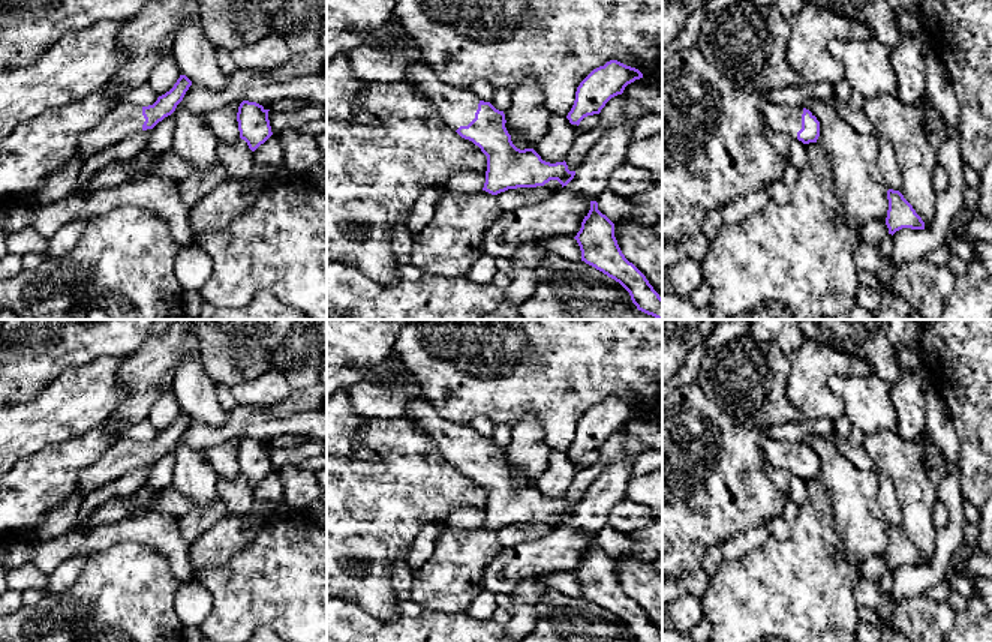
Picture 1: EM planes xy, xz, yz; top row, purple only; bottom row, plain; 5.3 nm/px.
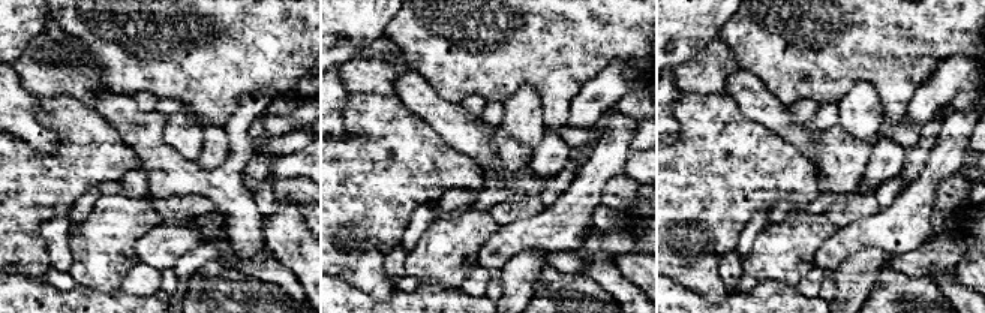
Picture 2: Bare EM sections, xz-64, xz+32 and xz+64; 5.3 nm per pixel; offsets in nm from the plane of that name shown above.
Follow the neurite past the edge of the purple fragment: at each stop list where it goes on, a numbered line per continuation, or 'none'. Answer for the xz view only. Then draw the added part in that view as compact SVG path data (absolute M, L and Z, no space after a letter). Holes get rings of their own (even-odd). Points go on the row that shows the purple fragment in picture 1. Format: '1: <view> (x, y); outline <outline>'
1: xz (457, 107); outline M426 62L409 68L406 82L433 104L453 130L475 118L480 98L471 88L445 84Z

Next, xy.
1: xy (125, 119); outline M118 100L96 128L79 136L76 156L87 160L91 154L100 153L124 138L142 132L144 122L142 106Z

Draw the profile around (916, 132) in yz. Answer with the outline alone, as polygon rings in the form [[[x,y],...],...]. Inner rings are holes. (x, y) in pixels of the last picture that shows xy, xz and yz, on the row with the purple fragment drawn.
[[[896,93],[865,99],[863,114],[872,132],[887,140],[901,170],[904,198],[929,230],[935,219],[935,168],[949,128],[928,96],[916,105],[904,104]]]

